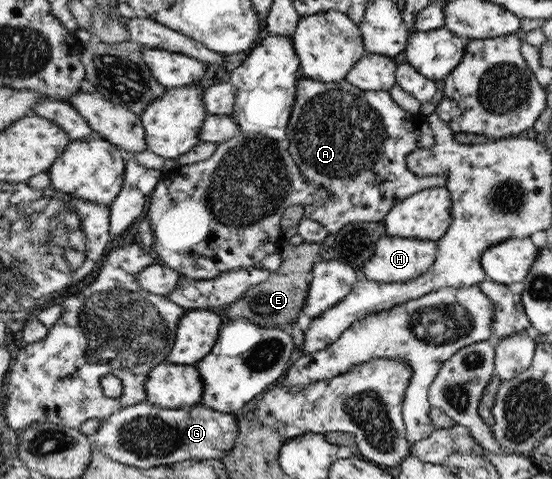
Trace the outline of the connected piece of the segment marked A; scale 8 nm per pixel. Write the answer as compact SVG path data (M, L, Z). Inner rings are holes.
M300 76L297 86L297 98L294 99L292 118L290 118L288 125L288 138L290 142L289 152L300 166L302 176L304 176L306 180L312 182L312 184L318 184L318 186L326 188L328 194L330 194L330 197L328 197L326 201L316 201L311 205L307 205L303 216L320 223L329 234L336 234L336 232L339 232L341 228L344 228L344 226L350 224L350 222L383 221L385 216L389 214L389 211L394 208L394 205L400 203L402 199L408 198L408 196L426 188L446 187L446 183L448 182L444 175L418 176L414 171L410 171L408 157L420 148L426 149L434 147L437 144L436 135L433 129L428 126L427 118L424 118L424 132L422 132L422 118L420 118L420 114L410 114L410 112L402 110L402 108L390 98L388 91L366 91L345 80L337 83L327 83L326 81L306 79Z

